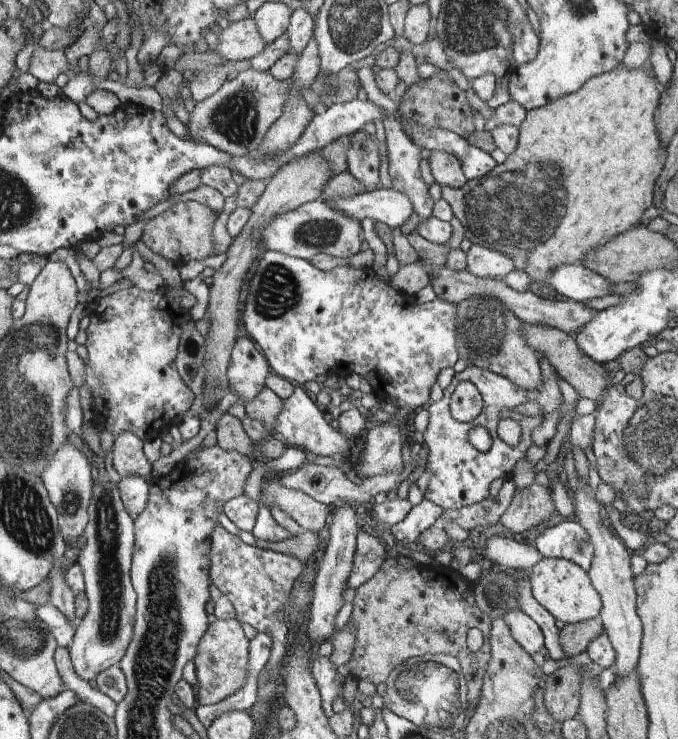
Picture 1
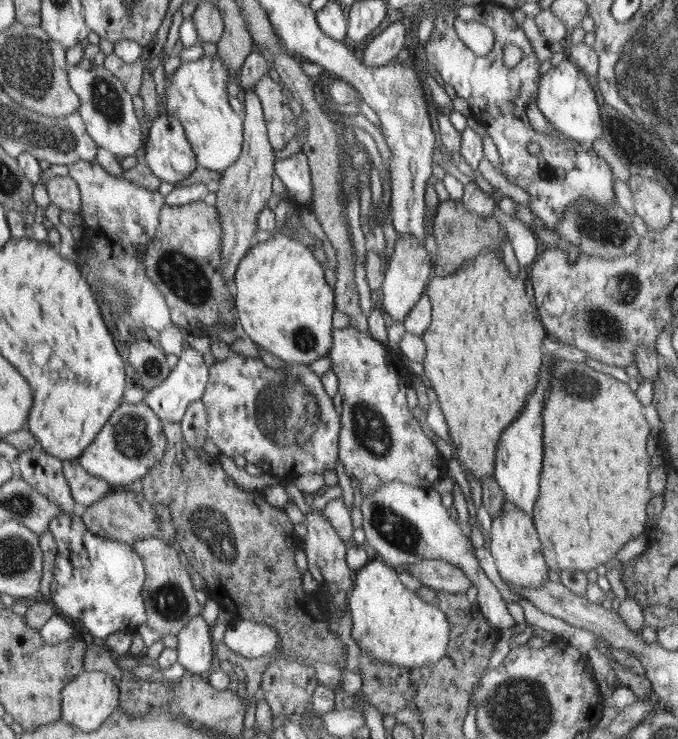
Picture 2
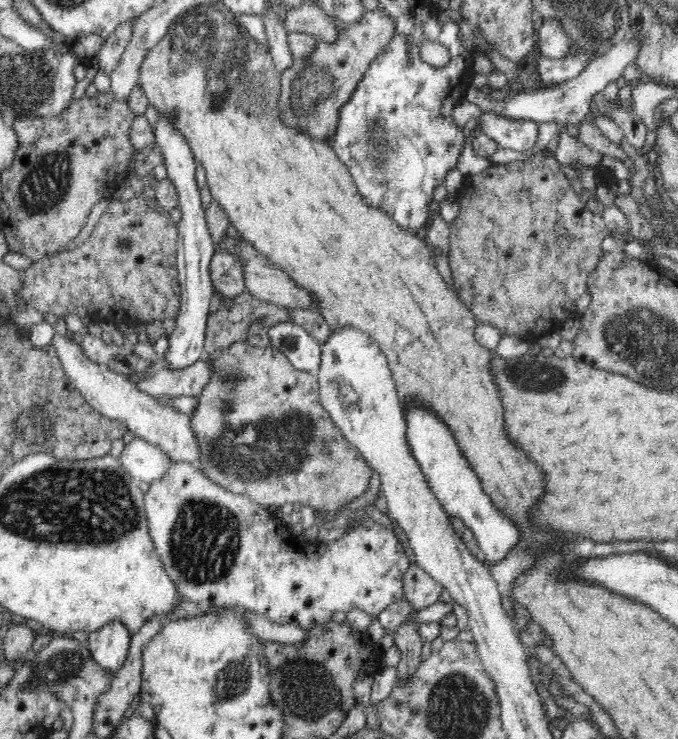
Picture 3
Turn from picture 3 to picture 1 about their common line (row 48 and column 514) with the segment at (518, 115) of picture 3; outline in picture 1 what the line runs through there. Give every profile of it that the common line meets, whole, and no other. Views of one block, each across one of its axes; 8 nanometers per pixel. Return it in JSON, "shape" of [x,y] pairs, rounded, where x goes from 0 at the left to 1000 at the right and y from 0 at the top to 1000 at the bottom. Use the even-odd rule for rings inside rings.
{"shape":[[[770,824],[752,825],[742,838],[754,851],[755,861],[779,884],[799,888],[804,866],[794,843]]]}

